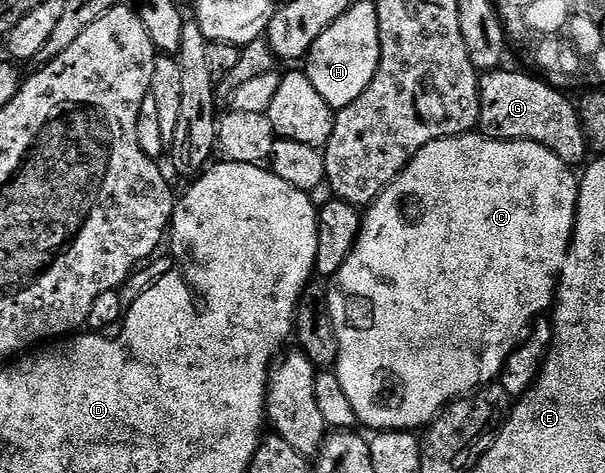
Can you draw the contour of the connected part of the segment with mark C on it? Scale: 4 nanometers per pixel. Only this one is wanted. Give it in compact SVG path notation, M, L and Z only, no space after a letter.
M472 131L463 134L461 137L443 137L439 141L429 143L425 148L419 149L417 155L412 157L410 163L403 168L402 173L395 178L395 182L389 185L376 201L371 202L369 208L362 214L363 226L359 228L359 238L349 255L349 259L345 259L345 263L341 263L341 267L329 278L327 285L327 302L339 344L339 360L334 366L333 372L339 377L341 388L345 391L349 403L353 403L355 420L360 426L368 425L371 431L422 430L432 424L435 418L456 399L466 398L468 395L492 384L498 378L500 371L503 370L509 359L509 355L519 346L519 342L530 330L535 318L544 316L557 300L559 274L563 272L563 266L567 264L567 250L570 249L571 237L575 234L575 212L579 206L579 181L576 174L574 177L571 173L574 173L572 166L565 164L561 159L557 159L557 155L553 155L553 151L541 147L536 141L492 141L491 138Z

